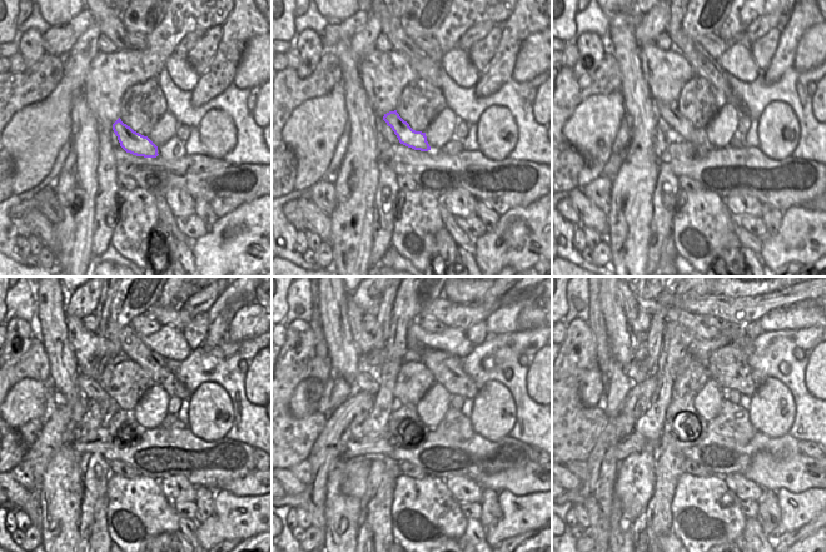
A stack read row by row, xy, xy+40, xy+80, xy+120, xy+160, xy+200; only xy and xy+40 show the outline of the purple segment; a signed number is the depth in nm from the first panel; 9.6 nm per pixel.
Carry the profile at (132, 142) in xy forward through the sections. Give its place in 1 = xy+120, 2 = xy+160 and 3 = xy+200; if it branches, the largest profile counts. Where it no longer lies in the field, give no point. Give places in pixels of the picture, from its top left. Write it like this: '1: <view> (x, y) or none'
1: xy+120 (90, 388)
2: xy+160 (367, 381)
3: xy+200 (635, 369)

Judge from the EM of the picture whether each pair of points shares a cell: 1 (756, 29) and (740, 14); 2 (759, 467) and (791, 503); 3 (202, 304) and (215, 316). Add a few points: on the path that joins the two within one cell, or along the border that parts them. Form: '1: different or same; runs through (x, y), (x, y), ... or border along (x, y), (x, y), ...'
1: different; border along (774, 13), (757, 16), (744, 31)
2: different; border along (809, 487), (800, 492), (785, 488), (776, 491)
3: different; border along (225, 289), (207, 312)

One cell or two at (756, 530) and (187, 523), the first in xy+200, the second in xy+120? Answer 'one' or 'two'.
one

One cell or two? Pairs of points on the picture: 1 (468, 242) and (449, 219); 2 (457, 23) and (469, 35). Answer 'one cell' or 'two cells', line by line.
1: one cell
2: two cells

